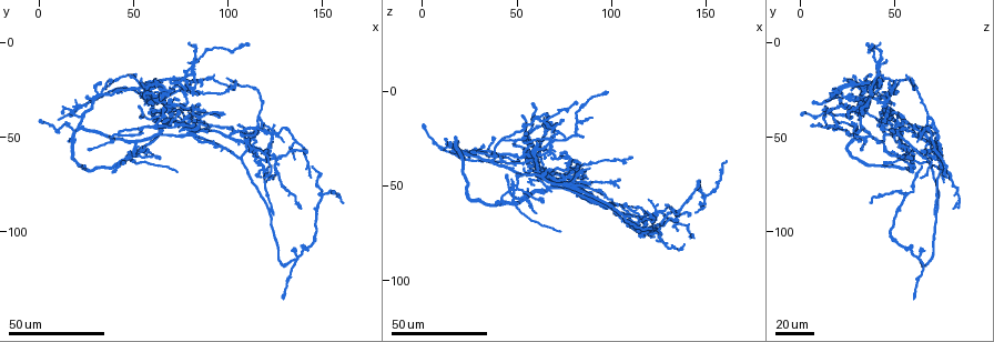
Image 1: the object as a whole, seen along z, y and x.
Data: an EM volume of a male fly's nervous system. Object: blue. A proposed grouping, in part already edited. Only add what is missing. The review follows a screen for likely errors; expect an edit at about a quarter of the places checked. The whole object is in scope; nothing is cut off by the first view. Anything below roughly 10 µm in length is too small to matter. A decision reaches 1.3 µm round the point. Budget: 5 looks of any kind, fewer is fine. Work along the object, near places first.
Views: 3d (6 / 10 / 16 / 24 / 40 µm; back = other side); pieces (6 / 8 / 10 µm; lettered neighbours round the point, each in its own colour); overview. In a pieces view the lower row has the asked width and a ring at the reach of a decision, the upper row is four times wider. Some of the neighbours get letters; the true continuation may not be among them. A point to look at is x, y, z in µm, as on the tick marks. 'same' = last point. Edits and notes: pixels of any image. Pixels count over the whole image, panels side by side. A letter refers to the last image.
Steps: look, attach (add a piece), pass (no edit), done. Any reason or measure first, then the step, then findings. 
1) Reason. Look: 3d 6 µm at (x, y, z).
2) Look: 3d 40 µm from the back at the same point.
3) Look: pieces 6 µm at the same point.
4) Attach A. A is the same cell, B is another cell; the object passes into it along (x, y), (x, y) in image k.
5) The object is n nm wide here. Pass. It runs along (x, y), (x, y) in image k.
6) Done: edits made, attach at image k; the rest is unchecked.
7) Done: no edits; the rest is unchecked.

Thin end. Look: 3d 24 µm at (80, 1, 41).

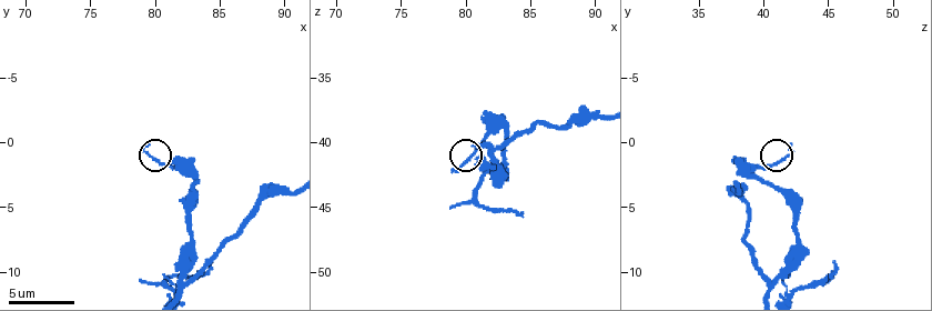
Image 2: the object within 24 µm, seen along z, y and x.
Look: pieces 8 µm at (79.0, 0.8, 42.2).

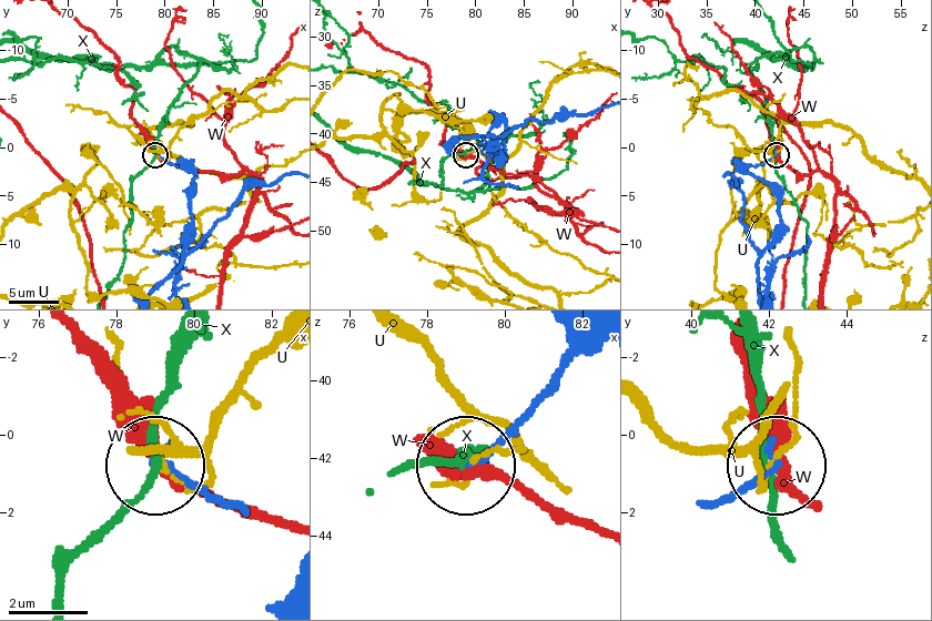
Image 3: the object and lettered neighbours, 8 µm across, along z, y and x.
Pass. U, W and X are other cells; it runs along (599, 343), (473, 461) in image 3; no lettered piece goes on from it.

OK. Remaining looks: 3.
An open end. Look: 3d 24 µm at (73, 30, 35).

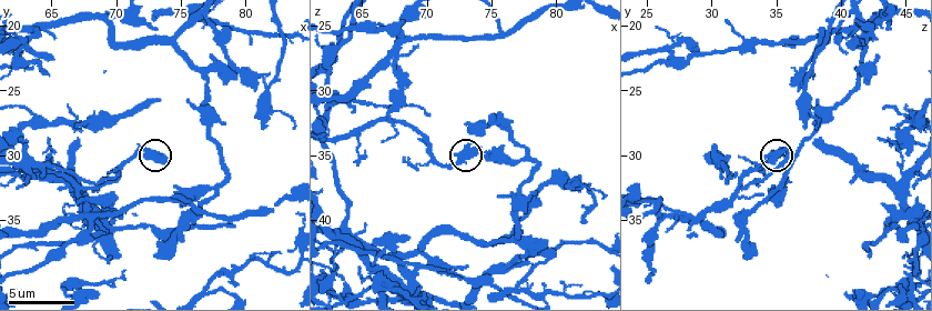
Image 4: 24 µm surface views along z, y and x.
Look: pieces 8 µm at (73.8, 30.4, 34.4).

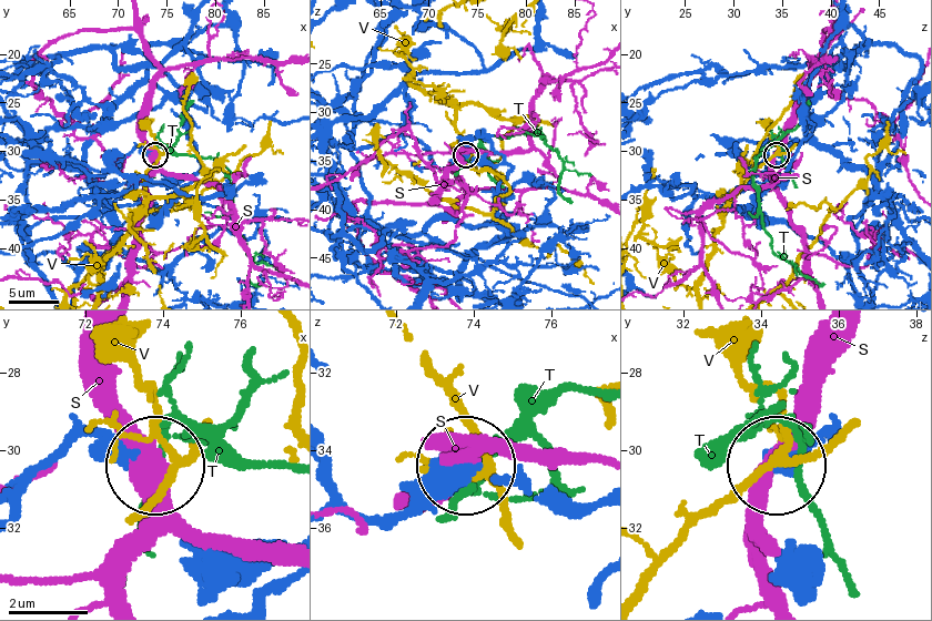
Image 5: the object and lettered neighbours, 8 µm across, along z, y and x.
Pass. S, T and V are other cells; it runs along (334, 487), (363, 512), (403, 516), (459, 470) in image 5; none of them fits.

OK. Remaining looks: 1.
Long arm stops here. Look: pieces 8 µm at (73.2, 37.8, 32.8).

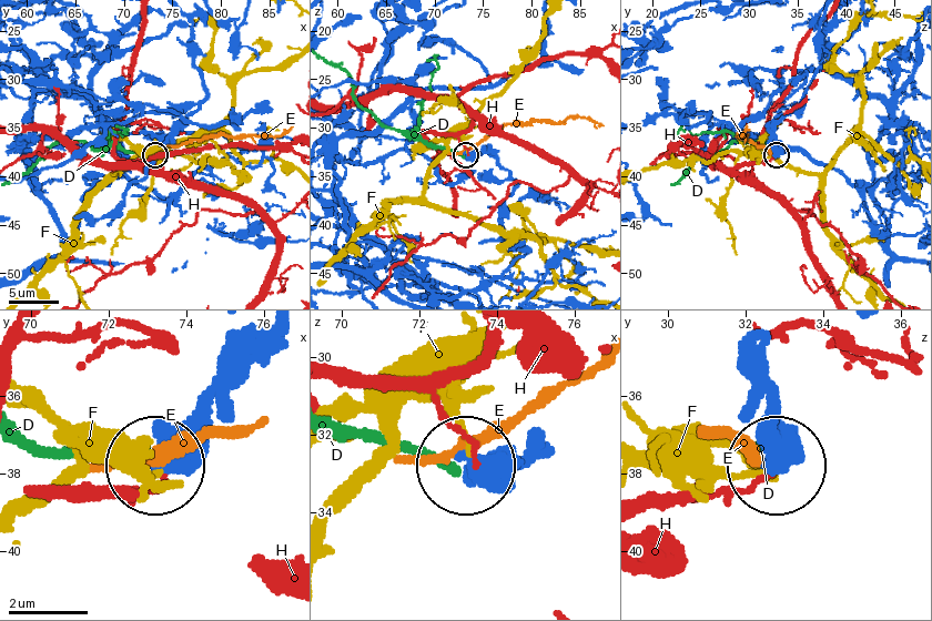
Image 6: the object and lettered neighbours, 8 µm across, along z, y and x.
The object is 470 nm wide here. Pass. D, E, F and H are other cells; it runs along (275, 335), (159, 460) in image 6; none of them fits.

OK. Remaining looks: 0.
Done: no edits; the rest is unchecked.

